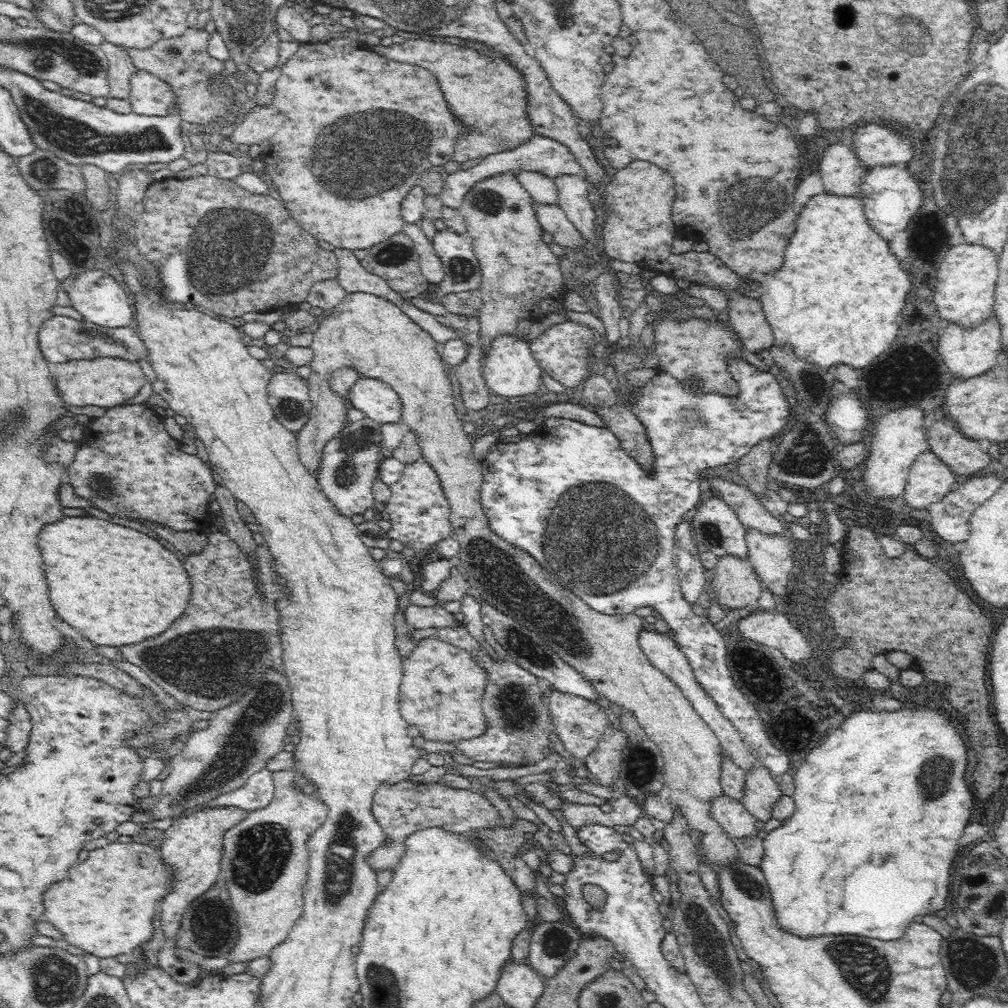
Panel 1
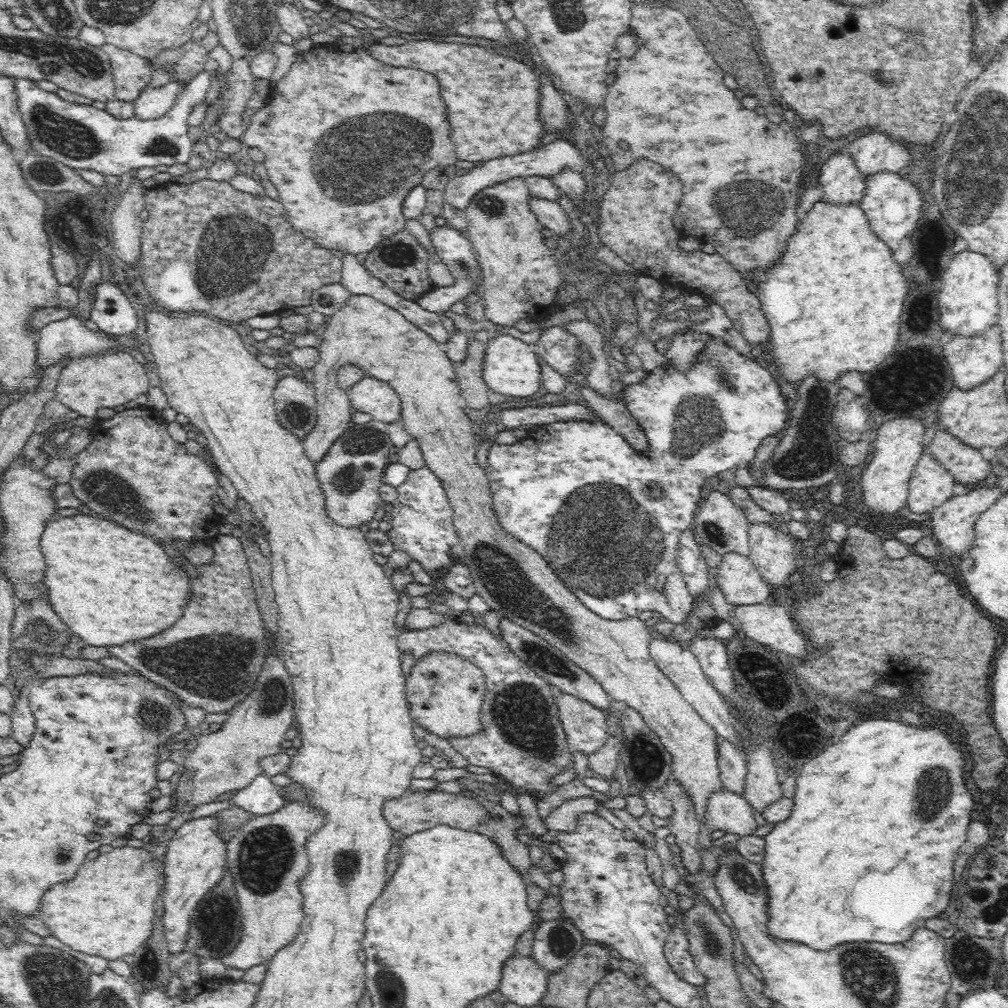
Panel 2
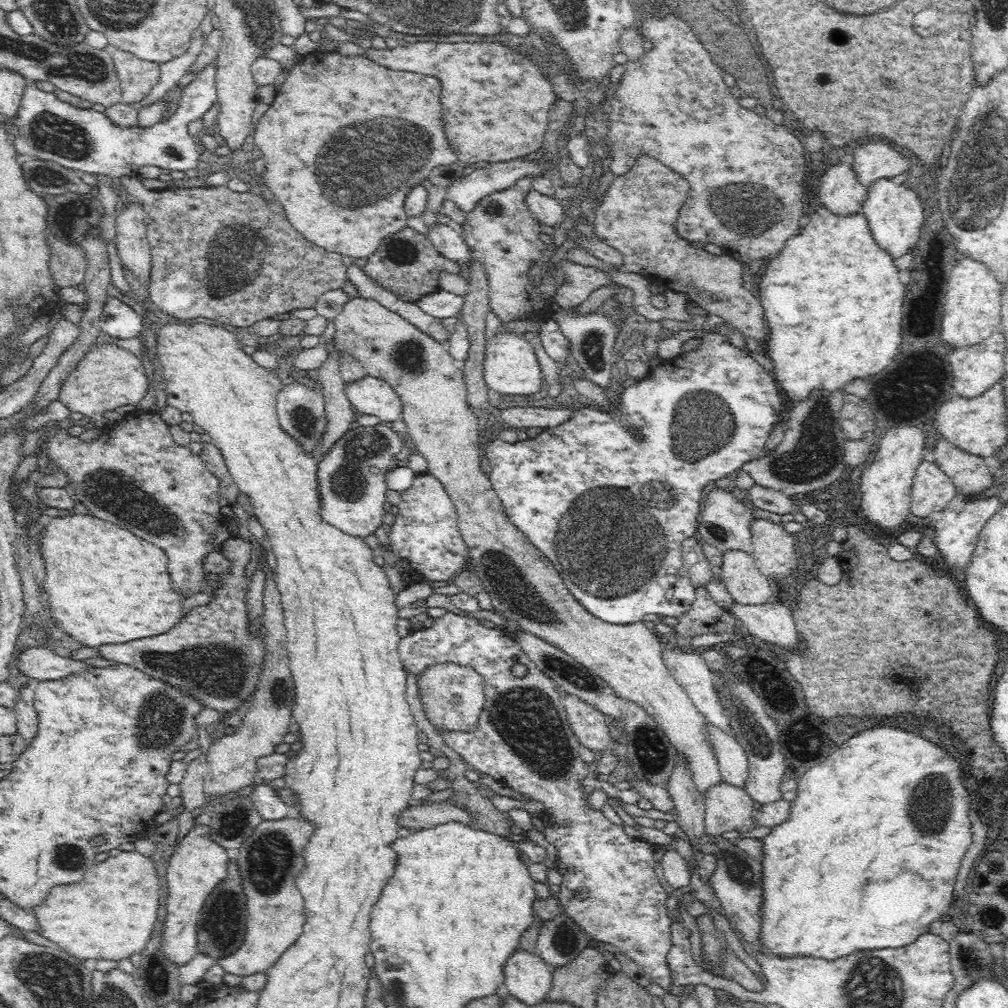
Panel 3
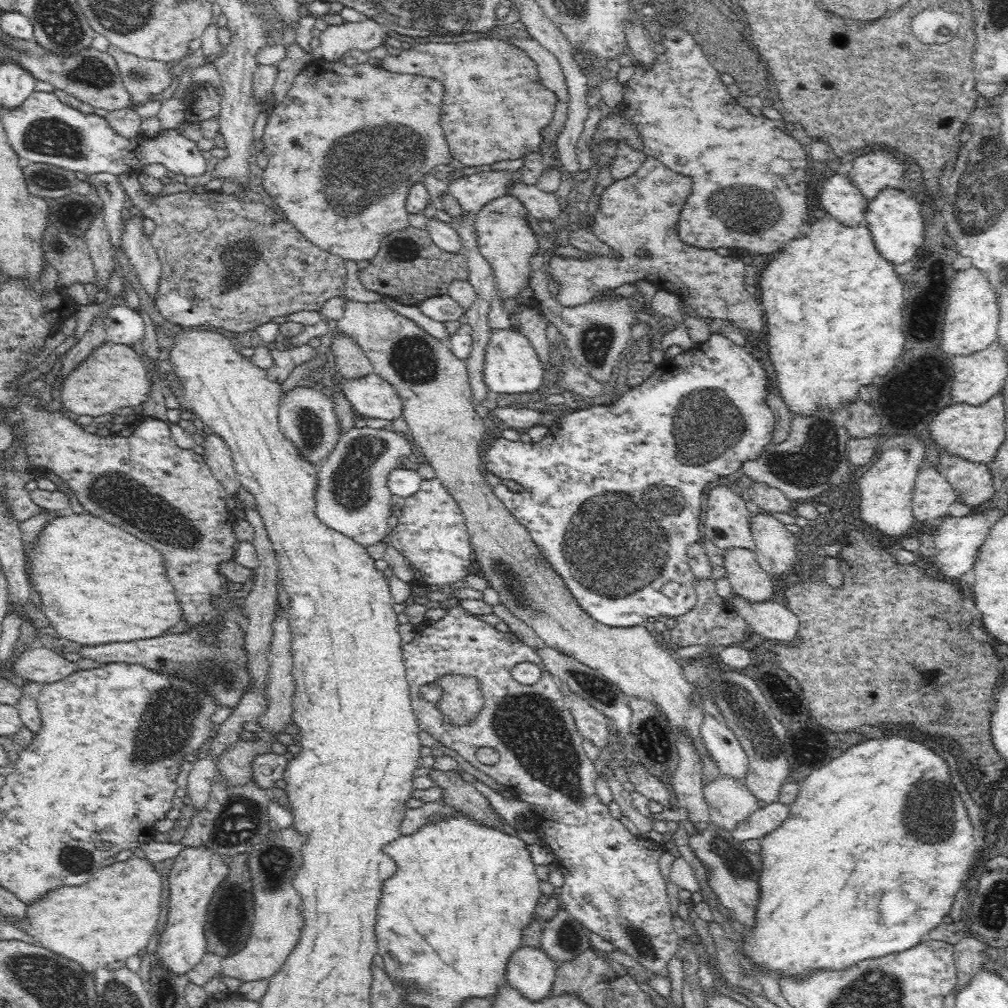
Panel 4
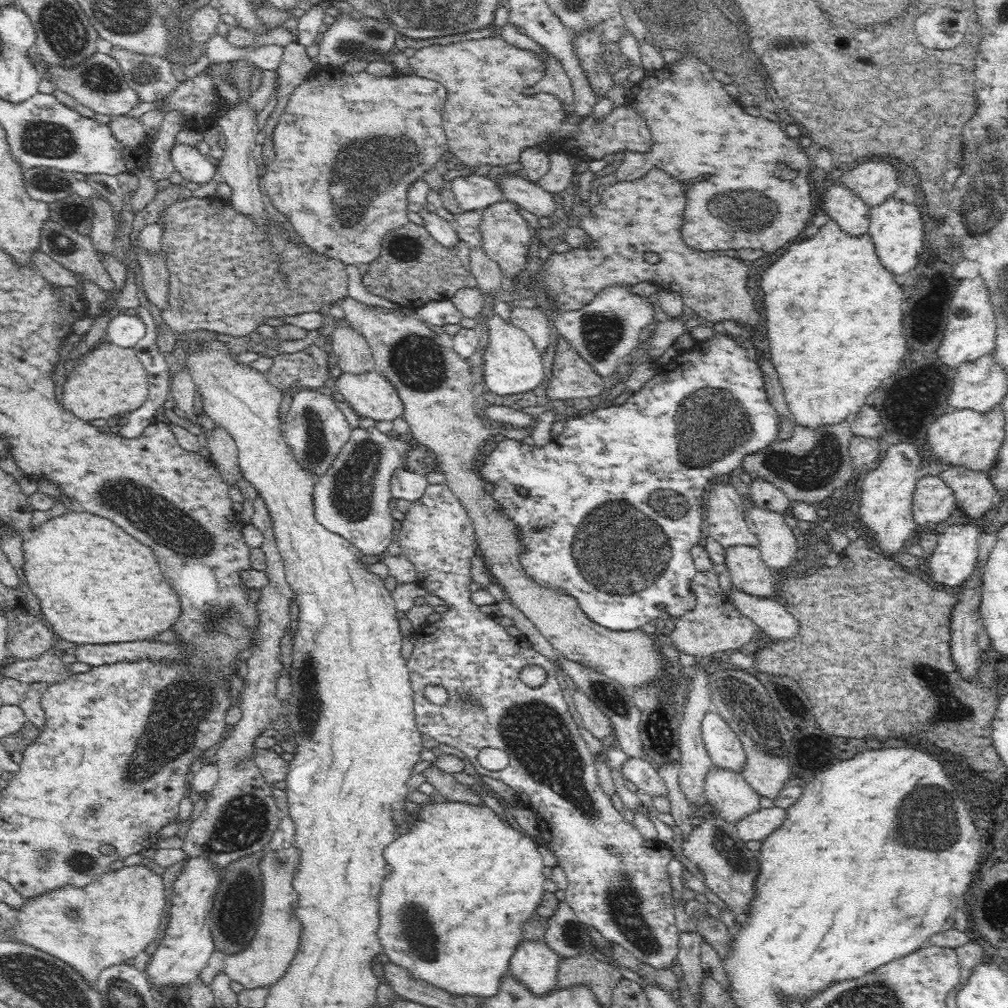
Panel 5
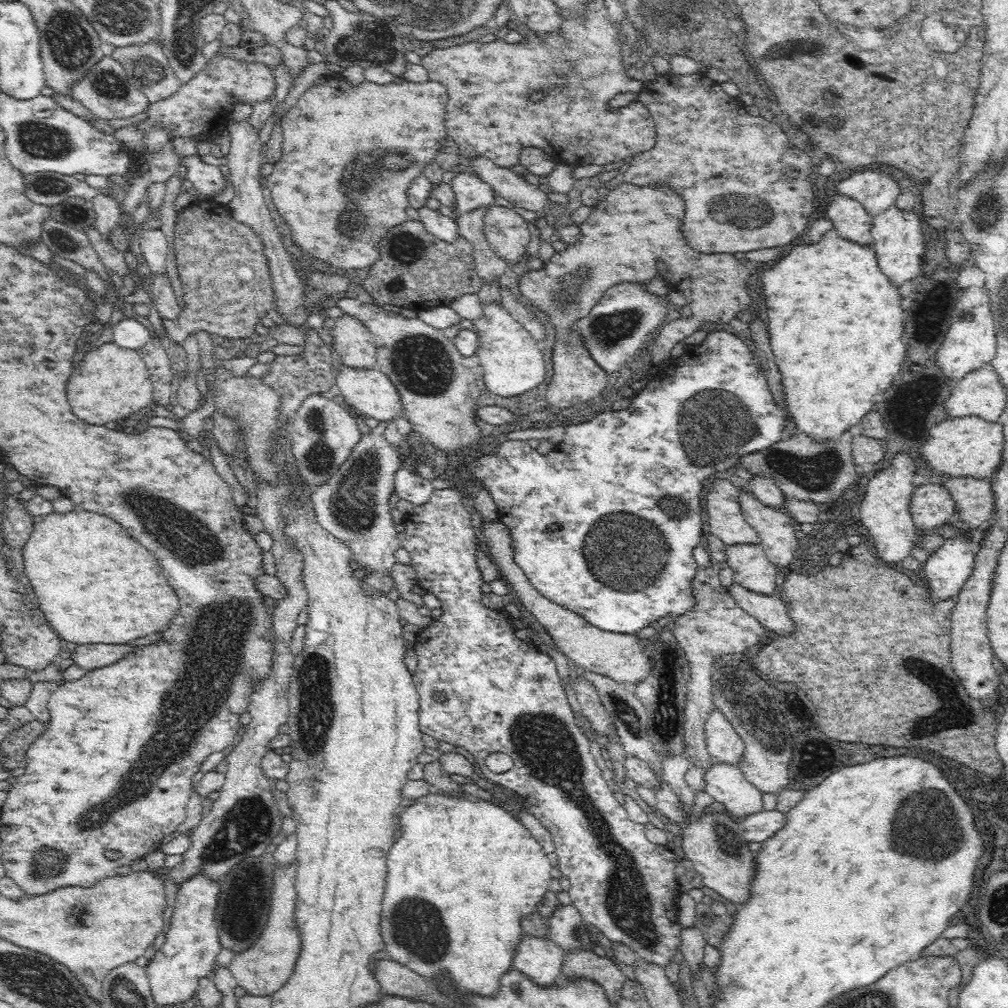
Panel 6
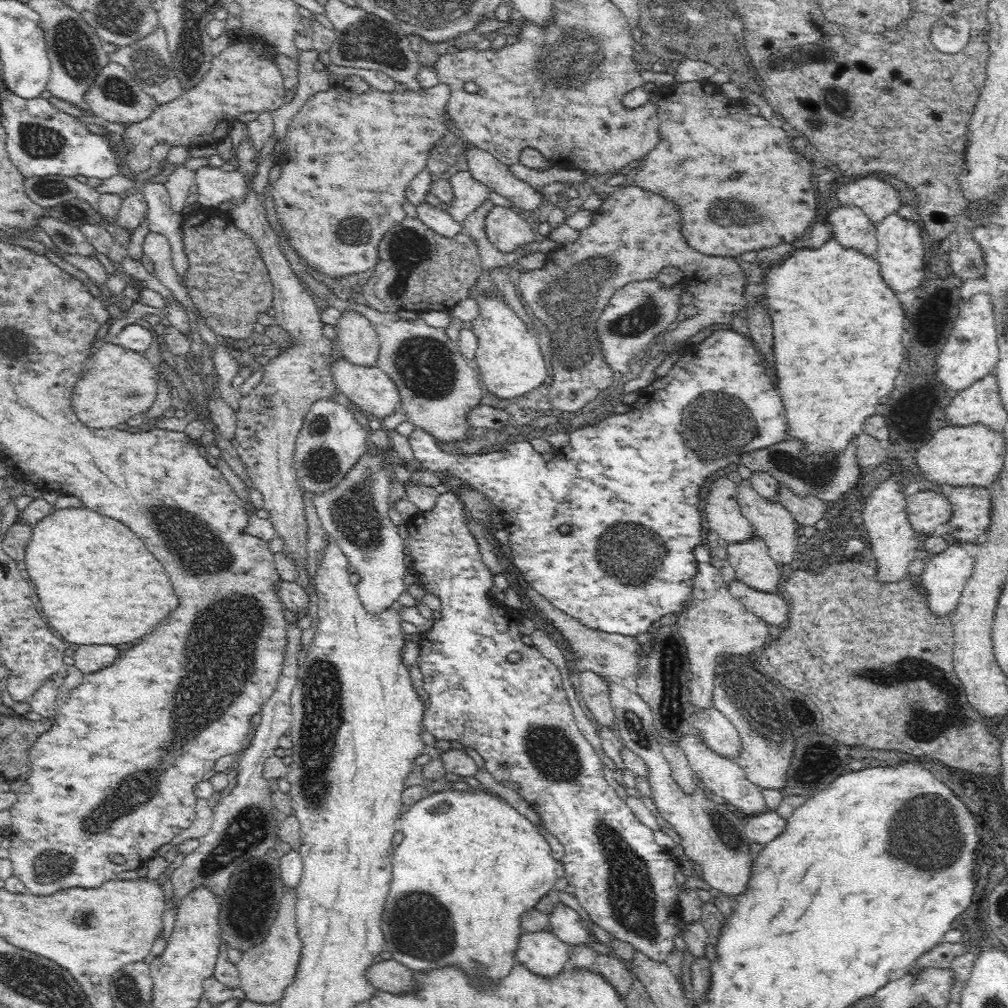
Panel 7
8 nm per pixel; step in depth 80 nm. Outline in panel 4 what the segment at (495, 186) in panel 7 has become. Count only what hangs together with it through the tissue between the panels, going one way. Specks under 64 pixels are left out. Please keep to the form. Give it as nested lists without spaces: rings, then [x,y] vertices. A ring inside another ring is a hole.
[[[522,185],[511,187],[508,194],[513,194],[521,200],[531,216],[542,220],[554,220],[560,216],[560,206],[553,193],[546,193],[536,185]]]

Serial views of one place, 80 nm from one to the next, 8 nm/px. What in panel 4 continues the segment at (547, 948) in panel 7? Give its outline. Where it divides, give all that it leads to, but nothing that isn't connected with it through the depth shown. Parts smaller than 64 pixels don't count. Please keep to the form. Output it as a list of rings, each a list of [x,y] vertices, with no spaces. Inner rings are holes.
[[[522,946],[510,956],[505,968],[506,985],[531,1002],[549,996],[557,963],[539,948]]]

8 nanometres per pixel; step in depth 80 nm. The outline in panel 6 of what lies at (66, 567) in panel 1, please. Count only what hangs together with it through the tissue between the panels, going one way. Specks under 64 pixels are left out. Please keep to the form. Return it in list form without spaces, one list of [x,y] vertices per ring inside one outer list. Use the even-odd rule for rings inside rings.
[[[79,508],[66,512],[52,512],[40,519],[36,519],[34,528],[32,529],[30,538],[21,546],[22,558],[24,559],[24,574],[30,580],[30,584],[37,597],[39,609],[45,615],[47,623],[53,632],[60,638],[64,638],[67,645],[74,644],[124,644],[124,642],[132,642],[136,638],[144,638],[150,636],[154,632],[162,632],[168,628],[168,624],[172,622],[172,618],[178,614],[178,596],[174,594],[174,590],[168,586],[154,554],[150,550],[146,550],[144,546],[140,546],[120,524],[114,524],[114,520],[106,518],[106,516],[98,516],[90,511],[84,511]]]

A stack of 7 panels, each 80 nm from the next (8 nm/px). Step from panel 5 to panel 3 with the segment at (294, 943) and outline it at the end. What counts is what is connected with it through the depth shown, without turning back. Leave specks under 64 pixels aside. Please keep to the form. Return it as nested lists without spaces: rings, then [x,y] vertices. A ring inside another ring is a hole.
[[[295,808],[292,814],[279,819],[261,819],[231,852],[242,879],[247,919],[242,944],[230,956],[217,960],[226,973],[244,976],[266,971],[302,934],[306,918],[304,899],[294,881],[304,870],[303,852],[314,828],[316,825]]]

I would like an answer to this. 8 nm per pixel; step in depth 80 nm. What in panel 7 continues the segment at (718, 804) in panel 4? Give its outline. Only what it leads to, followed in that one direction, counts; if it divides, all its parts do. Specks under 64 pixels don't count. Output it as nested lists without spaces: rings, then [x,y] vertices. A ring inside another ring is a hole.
[[[690,734],[680,740],[679,747],[687,756],[689,766],[706,785],[704,789],[728,800],[728,804],[734,806],[734,813],[747,816],[752,812],[766,810],[767,806],[760,792],[761,788],[747,778],[746,772],[739,767],[736,760],[715,755],[705,743],[698,741],[698,737]]]

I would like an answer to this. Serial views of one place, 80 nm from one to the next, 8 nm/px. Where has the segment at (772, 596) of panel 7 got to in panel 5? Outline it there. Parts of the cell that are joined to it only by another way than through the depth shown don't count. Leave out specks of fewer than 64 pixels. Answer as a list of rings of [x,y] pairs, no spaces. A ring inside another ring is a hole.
[[[733,587],[728,596],[736,610],[756,624],[759,636],[766,634],[770,638],[776,638],[776,640],[782,638],[784,641],[793,639],[799,633],[801,628],[799,621],[774,598],[758,599],[739,592]]]

